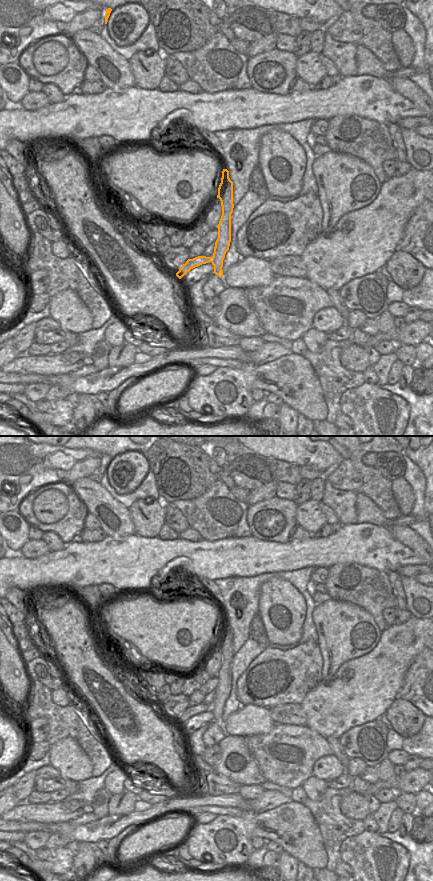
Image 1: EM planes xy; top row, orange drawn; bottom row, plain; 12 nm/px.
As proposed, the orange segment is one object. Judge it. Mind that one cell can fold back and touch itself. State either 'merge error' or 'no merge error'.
merge error

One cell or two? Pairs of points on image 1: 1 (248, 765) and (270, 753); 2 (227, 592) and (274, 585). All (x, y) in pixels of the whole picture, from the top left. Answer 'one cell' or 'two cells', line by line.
1: two cells
2: two cells

